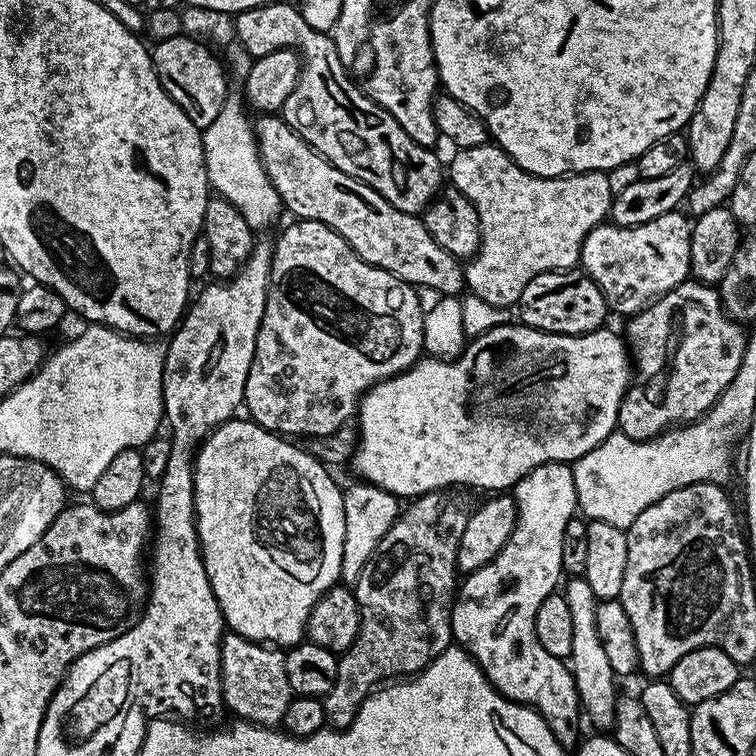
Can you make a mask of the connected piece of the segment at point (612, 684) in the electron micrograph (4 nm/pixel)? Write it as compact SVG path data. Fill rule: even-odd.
M572 578L562 588L566 598L566 606L570 606L570 618L574 621L574 630L570 634L570 654L566 661L572 671L574 686L578 690L578 698L583 715L596 730L611 729L616 717L616 683L618 677L614 666L610 666L606 649L602 647L602 638L598 638L598 622L596 621L597 599L590 582L586 578Z

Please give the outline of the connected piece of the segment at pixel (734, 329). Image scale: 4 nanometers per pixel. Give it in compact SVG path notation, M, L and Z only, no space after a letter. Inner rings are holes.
M691 278L640 309L627 324L626 344L634 361L634 375L620 403L616 426L622 435L635 440L652 440L673 426L683 426L709 412L726 386L734 382L748 345L745 329L724 313L719 291Z

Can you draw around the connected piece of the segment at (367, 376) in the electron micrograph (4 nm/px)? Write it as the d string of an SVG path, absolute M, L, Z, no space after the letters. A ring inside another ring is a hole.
M293 219L292 225L281 234L277 240L274 240L274 247L272 249L272 278L268 281L268 301L266 302L266 310L264 311L264 317L260 323L260 329L256 335L256 349L254 350L254 362L250 366L250 374L246 378L246 390L244 391L244 403L243 407L248 408L247 415L251 418L255 424L260 424L268 432L275 432L285 438L300 438L296 436L316 436L312 438L327 438L333 436L339 427L347 425L349 421L357 415L360 400L364 397L366 392L369 392L375 384L382 382L387 376L396 376L399 372L406 371L412 364L416 363L417 360L421 359L424 349L424 336L423 336L423 320L425 309L420 308L420 300L417 289L413 285L409 284L406 280L399 280L394 274L390 274L386 270L382 270L378 266L368 264L358 255L354 249L345 240L339 236L334 230L330 230L330 226L326 226L322 222L317 220L298 220Z

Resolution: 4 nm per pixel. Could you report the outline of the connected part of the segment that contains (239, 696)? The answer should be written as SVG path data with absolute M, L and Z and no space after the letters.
M229 631L220 641L220 681L224 708L232 711L233 717L247 720L250 724L279 725L294 695L284 658L285 653L279 647L247 640L245 636Z

